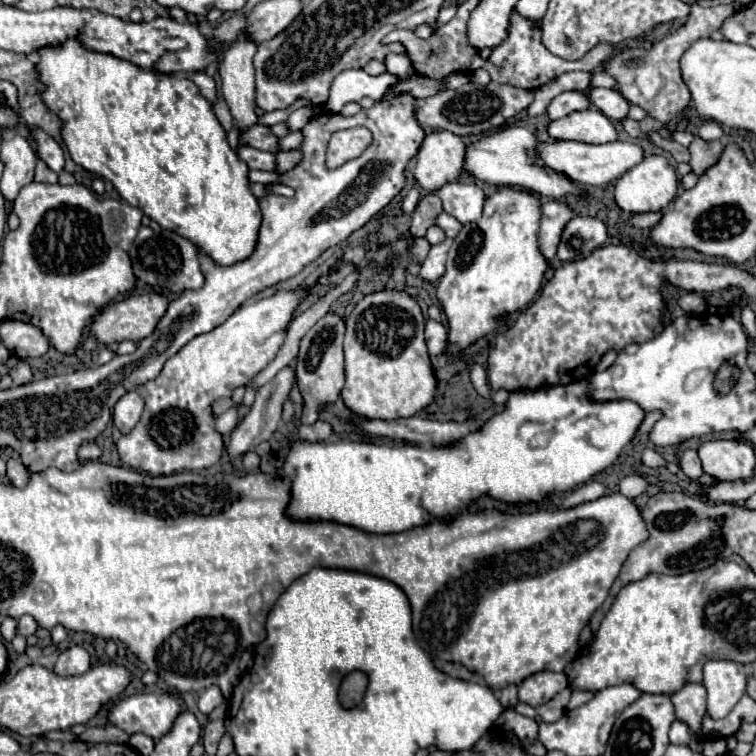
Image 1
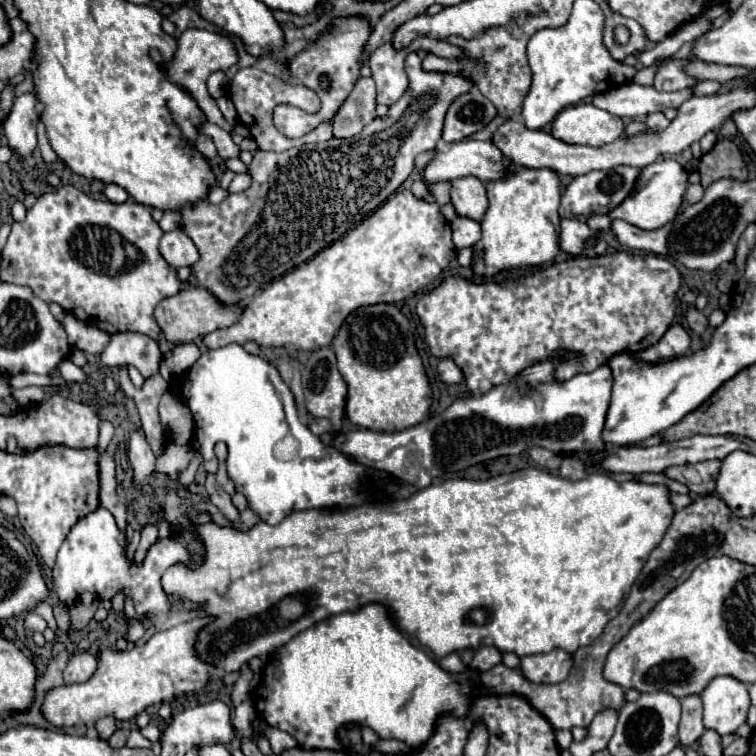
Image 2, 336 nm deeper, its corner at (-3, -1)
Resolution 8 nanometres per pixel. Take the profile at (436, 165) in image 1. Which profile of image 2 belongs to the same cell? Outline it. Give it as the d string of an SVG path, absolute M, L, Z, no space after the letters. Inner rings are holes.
M477 177L451 179L451 203L459 215L481 221L487 209L485 183Z

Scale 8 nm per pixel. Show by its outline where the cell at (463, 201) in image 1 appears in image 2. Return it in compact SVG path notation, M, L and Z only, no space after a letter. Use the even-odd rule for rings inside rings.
M457 215L449 225L451 225L451 231L453 231L453 243L455 243L457 249L473 247L481 239L481 225L475 219Z

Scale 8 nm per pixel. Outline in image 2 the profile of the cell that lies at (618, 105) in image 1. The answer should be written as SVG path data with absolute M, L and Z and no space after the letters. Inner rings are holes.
M649 113L649 115L645 117L645 123L647 123L647 127L653 129L653 131L663 131L663 129L669 125L669 119L665 119L663 113Z

